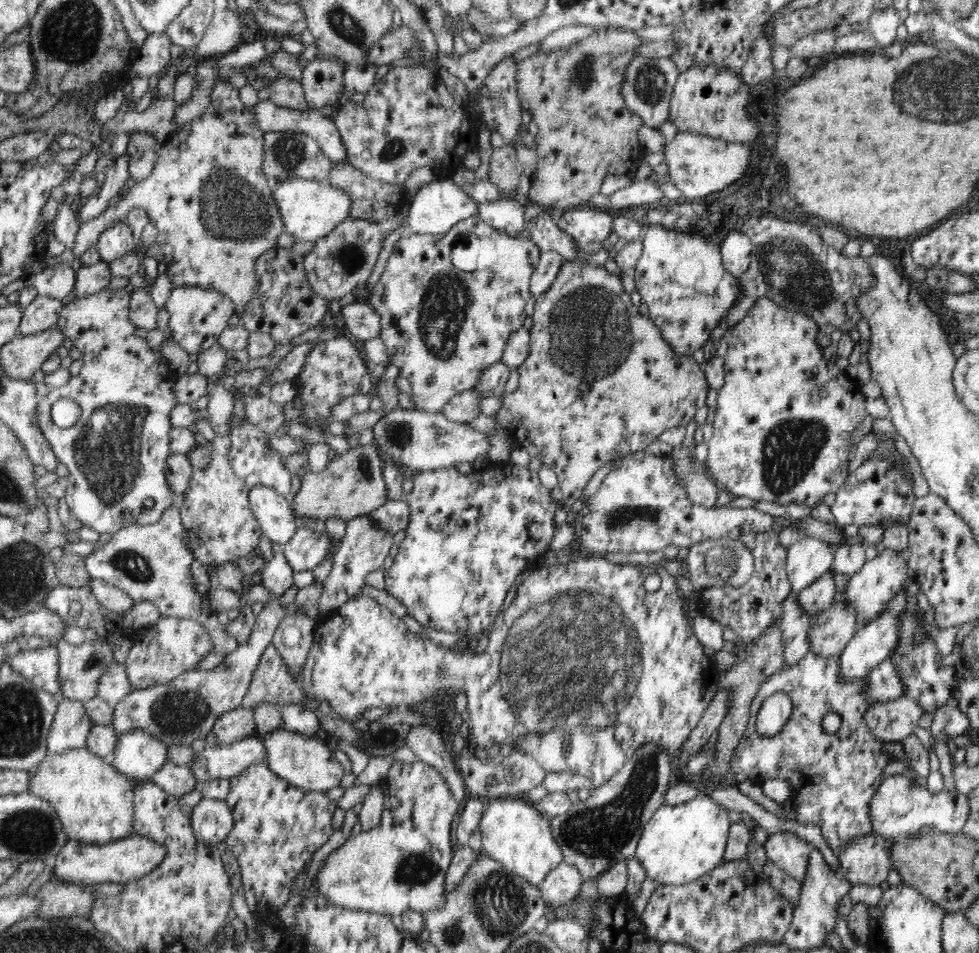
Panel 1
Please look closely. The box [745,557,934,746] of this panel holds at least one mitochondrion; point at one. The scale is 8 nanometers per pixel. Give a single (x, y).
(912, 666)

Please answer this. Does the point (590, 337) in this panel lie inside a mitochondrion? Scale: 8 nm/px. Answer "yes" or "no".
yes

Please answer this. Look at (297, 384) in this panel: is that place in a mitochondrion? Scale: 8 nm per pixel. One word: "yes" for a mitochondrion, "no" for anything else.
no

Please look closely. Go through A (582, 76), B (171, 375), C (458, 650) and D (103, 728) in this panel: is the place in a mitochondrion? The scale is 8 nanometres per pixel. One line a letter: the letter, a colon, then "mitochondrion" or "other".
A: mitochondrion
B: other
C: other
D: other

